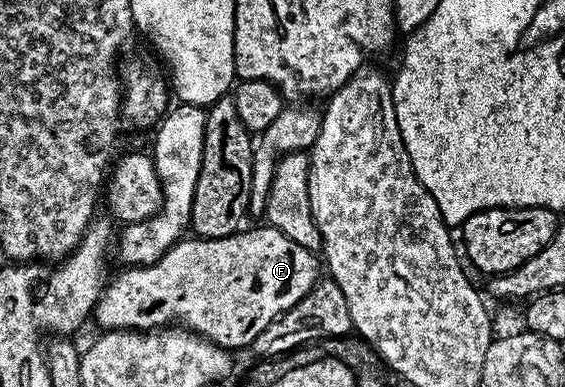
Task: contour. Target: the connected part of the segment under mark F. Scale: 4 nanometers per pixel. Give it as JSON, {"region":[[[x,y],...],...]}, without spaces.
{"region":[[[261,224],[255,230],[239,229],[236,234],[229,234],[223,238],[200,238],[197,236],[186,236],[174,243],[173,248],[168,252],[164,252],[164,256],[160,256],[160,260],[156,260],[147,266],[132,266],[123,269],[123,274],[118,279],[111,281],[109,285],[102,291],[102,296],[98,300],[98,305],[94,307],[92,315],[93,321],[102,325],[103,331],[107,330],[157,330],[159,328],[169,327],[171,324],[177,324],[179,327],[193,330],[195,334],[201,334],[202,337],[214,342],[218,346],[223,346],[228,351],[237,352],[241,346],[247,348],[253,347],[256,336],[260,336],[260,332],[264,332],[268,328],[268,324],[272,324],[284,312],[288,312],[300,300],[304,300],[304,296],[308,296],[308,292],[315,284],[320,281],[320,273],[318,274],[318,266],[320,270],[320,258],[317,253],[308,248],[300,248],[300,244],[296,244],[296,240],[288,240],[288,236],[284,236],[284,232],[280,232],[269,224]]]}

